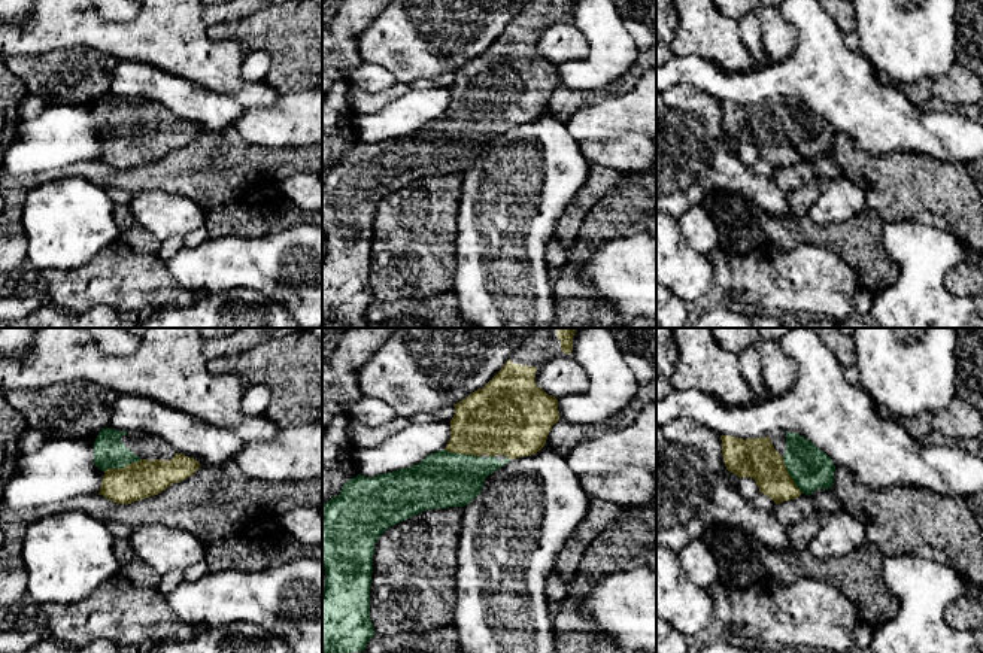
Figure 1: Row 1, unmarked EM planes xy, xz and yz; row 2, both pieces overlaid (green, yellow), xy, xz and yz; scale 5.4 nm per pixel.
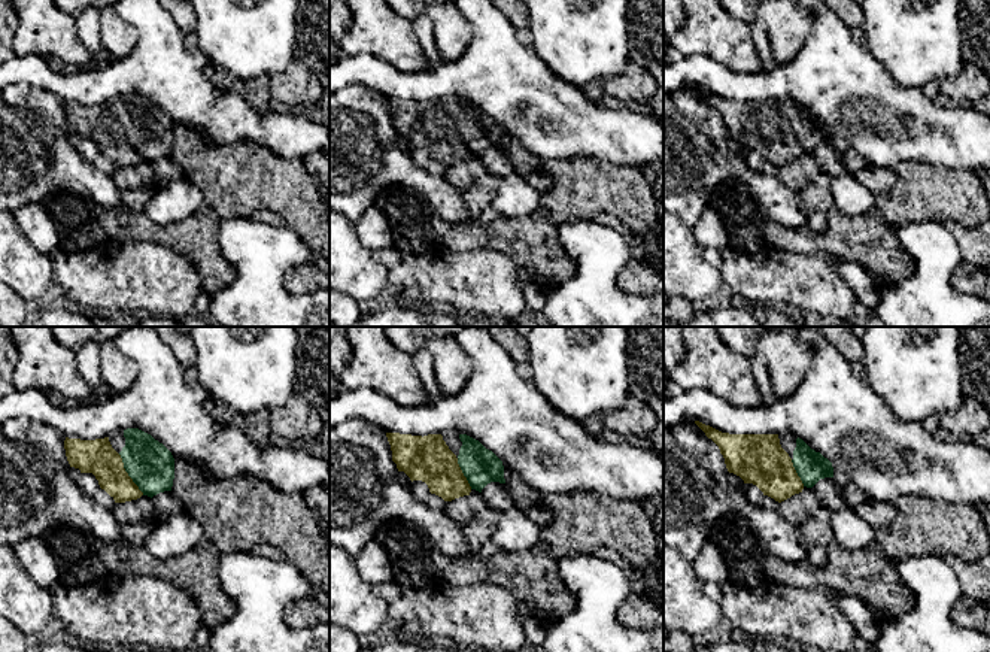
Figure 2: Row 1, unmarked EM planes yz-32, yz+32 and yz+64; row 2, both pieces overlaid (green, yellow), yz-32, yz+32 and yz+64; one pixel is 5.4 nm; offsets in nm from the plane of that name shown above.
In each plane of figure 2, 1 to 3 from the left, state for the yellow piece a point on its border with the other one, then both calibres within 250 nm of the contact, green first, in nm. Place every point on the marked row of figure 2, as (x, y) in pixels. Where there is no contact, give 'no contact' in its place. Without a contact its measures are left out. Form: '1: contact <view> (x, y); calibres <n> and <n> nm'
1: contact yz-32 (128, 475); calibres 260 and 190 nm
2: contact yz+32 (462, 472); calibres 200 and 240 nm
3: contact yz+64 (796, 472); calibres 170 and 280 nm

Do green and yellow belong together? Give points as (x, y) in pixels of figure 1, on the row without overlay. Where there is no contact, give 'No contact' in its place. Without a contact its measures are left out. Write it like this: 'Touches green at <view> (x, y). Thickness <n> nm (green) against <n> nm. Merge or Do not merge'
Touches green at yz (789, 140). Thickness 220 nm (green) against 220 nm. Merge

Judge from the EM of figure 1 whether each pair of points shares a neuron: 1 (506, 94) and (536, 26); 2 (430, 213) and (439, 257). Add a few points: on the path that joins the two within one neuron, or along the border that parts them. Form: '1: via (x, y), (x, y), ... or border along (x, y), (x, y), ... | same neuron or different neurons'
1: via (510, 78), (512, 57), (519, 42) | same neuron
2: via (430, 224), (430, 246) | same neuron

